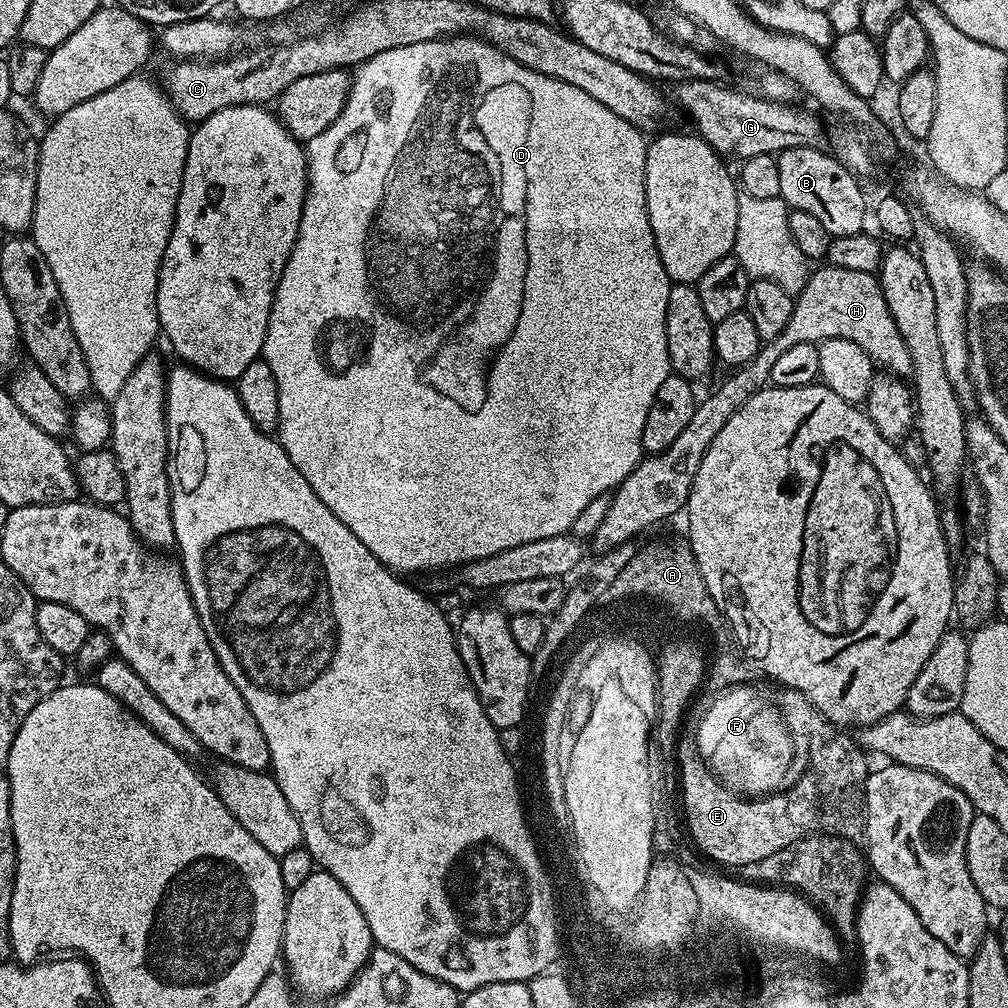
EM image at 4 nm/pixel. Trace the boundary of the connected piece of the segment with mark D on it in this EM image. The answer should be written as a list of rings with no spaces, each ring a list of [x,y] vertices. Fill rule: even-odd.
[[[465,34],[465,35],[463,35],[463,36],[449,36],[449,37],[447,37],[447,38],[445,38],[445,39],[442,39],[442,40],[431,40],[431,41],[430,41],[430,42],[414,42],[414,46],[398,46],[398,47],[397,47],[397,48],[395,48],[395,49],[394,49],[394,50],[386,50],[386,51],[385,51],[385,52],[383,52],[383,53],[382,53],[382,54],[374,54],[374,58],[370,58],[370,59],[369,59],[369,60],[367,60],[367,61],[366,61],[366,63],[365,63],[365,64],[362,64],[362,65],[359,65],[359,67],[357,67],[357,68],[356,68],[356,69],[355,69],[355,71],[353,71],[353,72],[352,72],[352,73],[351,73],[351,77],[352,77],[352,85],[351,85],[351,86],[350,86],[350,90],[349,90],[349,91],[348,91],[348,97],[347,97],[347,98],[346,98],[346,106],[345,106],[345,107],[344,107],[344,109],[343,109],[343,110],[342,110],[342,114],[338,114],[338,118],[337,118],[337,119],[336,119],[336,120],[335,120],[335,121],[334,121],[334,122],[333,122],[333,124],[332,124],[332,125],[330,125],[330,127],[329,127],[329,128],[327,128],[327,129],[326,129],[326,130],[322,130],[322,134],[318,134],[318,138],[314,138],[314,139],[313,139],[313,140],[309,140],[309,141],[307,141],[307,144],[306,144],[306,155],[307,155],[307,158],[308,158],[308,190],[307,190],[307,192],[305,192],[305,193],[304,193],[304,209],[303,209],[303,210],[302,210],[302,218],[301,218],[301,219],[300,219],[300,225],[299,225],[299,226],[298,226],[298,238],[297,238],[297,239],[296,239],[296,241],[295,241],[295,242],[294,242],[294,250],[293,250],[293,251],[292,251],[292,253],[291,253],[291,254],[290,254],[290,258],[289,258],[289,259],[288,259],[288,261],[287,261],[287,262],[286,262],[286,266],[285,266],[285,267],[284,267],[284,269],[283,269],[283,270],[282,270],[282,278],[281,278],[281,279],[280,279],[280,281],[279,281],[279,282],[278,282],[278,286],[277,286],[277,287],[276,287],[276,293],[275,293],[275,294],[274,294],[274,302],[273,302],[273,303],[272,303],[272,309],[271,309],[271,310],[270,310],[270,322],[269,322],[269,323],[268,323],[268,325],[267,325],[267,326],[266,326],[266,338],[265,338],[265,339],[264,339],[264,351],[263,351],[263,353],[262,353],[262,359],[263,359],[263,360],[264,360],[264,361],[265,361],[265,362],[266,362],[266,366],[270,366],[270,370],[271,370],[271,371],[272,371],[272,372],[273,372],[273,373],[274,373],[274,382],[278,382],[278,414],[279,414],[279,415],[280,415],[280,427],[279,427],[279,429],[278,429],[278,439],[279,439],[279,441],[280,441],[280,445],[282,445],[282,446],[283,446],[283,448],[284,448],[284,449],[285,449],[285,450],[286,450],[286,454],[287,454],[287,455],[288,455],[288,457],[289,457],[289,458],[290,458],[290,462],[294,462],[294,466],[295,466],[295,467],[296,467],[296,469],[297,469],[297,470],[298,470],[298,474],[302,474],[302,478],[306,478],[306,482],[310,482],[310,490],[314,490],[314,494],[318,494],[318,498],[322,498],[322,502],[326,502],[326,506],[330,506],[330,510],[334,510],[334,514],[335,514],[335,515],[336,515],[336,517],[338,517],[338,519],[339,519],[339,520],[341,520],[341,521],[342,521],[342,522],[346,522],[346,526],[347,526],[347,527],[348,527],[348,529],[349,529],[349,530],[350,530],[350,531],[352,531],[352,533],[353,533],[353,534],[354,534],[354,538],[358,538],[358,542],[362,542],[362,546],[366,546],[366,550],[370,550],[370,554],[374,554],[374,558],[378,558],[378,559],[379,559],[379,560],[381,560],[381,562],[382,562],[382,563],[384,563],[384,564],[385,564],[385,566],[386,566],[386,567],[388,567],[388,568],[389,568],[389,570],[391,570],[391,571],[393,571],[393,572],[395,572],[395,573],[397,573],[397,574],[408,574],[408,573],[404,573],[404,572],[424,572],[424,573],[423,573],[423,574],[428,574],[428,573],[431,573],[431,572],[432,572],[432,571],[433,571],[433,570],[452,570],[452,569],[455,569],[455,568],[456,568],[456,567],[457,567],[457,566],[459,566],[459,565],[461,565],[461,564],[469,564],[469,563],[470,563],[470,562],[474,562],[474,561],[475,561],[475,560],[477,560],[477,559],[478,559],[478,558],[490,558],[490,554],[498,554],[498,553],[499,553],[499,552],[501,552],[501,551],[502,551],[502,550],[510,550],[510,546],[522,546],[522,542],[538,542],[538,538],[554,538],[554,537],[555,537],[555,536],[563,536],[563,535],[565,535],[565,533],[567,533],[567,532],[568,532],[568,531],[569,531],[569,529],[571,529],[571,526],[572,526],[572,523],[573,523],[573,522],[574,522],[574,518],[578,518],[578,514],[582,514],[582,509],[583,509],[583,508],[584,508],[584,507],[586,507],[586,505],[587,505],[587,504],[589,504],[589,502],[594,502],[594,498],[598,498],[598,497],[599,497],[599,496],[603,496],[603,495],[605,495],[605,494],[608,494],[608,493],[611,493],[611,492],[612,492],[612,491],[613,491],[613,490],[614,490],[614,489],[615,489],[615,488],[617,488],[617,487],[618,487],[618,485],[620,485],[620,483],[622,483],[622,482],[623,482],[623,480],[624,480],[624,479],[625,479],[625,478],[626,478],[626,477],[627,477],[627,476],[628,476],[628,475],[630,475],[630,473],[632,473],[632,472],[633,472],[633,471],[634,471],[634,469],[635,469],[635,468],[637,468],[637,467],[638,467],[638,466],[639,466],[639,464],[640,464],[640,462],[641,462],[641,459],[642,459],[642,445],[641,445],[641,443],[640,443],[640,430],[641,430],[641,429],[642,429],[642,428],[644,428],[644,427],[645,427],[645,426],[646,426],[646,414],[647,414],[647,413],[648,413],[648,412],[647,412],[647,410],[646,410],[646,409],[645,409],[645,408],[632,408],[632,364],[624,364],[624,342],[626,342],[626,344],[668,344],[668,339],[667,339],[667,338],[666,338],[666,310],[667,310],[667,309],[668,309],[668,299],[669,299],[669,298],[670,298],[670,290],[671,290],[671,289],[672,289],[672,286],[673,286],[673,282],[672,282],[672,280],[671,280],[671,279],[670,279],[670,278],[669,278],[669,277],[668,277],[668,276],[667,276],[667,274],[666,274],[666,269],[665,269],[665,267],[664,267],[664,266],[662,266],[662,259],[661,259],[661,258],[660,258],[660,257],[659,257],[659,252],[658,252],[658,246],[657,246],[657,245],[656,245],[656,242],[655,242],[655,236],[654,236],[654,234],[653,234],[653,233],[652,233],[652,232],[651,232],[651,226],[650,226],[650,218],[649,218],[649,217],[648,217],[648,214],[647,214],[647,200],[646,200],[646,182],[645,182],[645,181],[644,181],[644,175],[645,175],[645,174],[646,174],[646,158],[647,158],[647,150],[648,150],[648,146],[649,146],[649,141],[648,141],[648,140],[647,140],[647,139],[646,139],[646,136],[645,136],[645,133],[643,133],[643,132],[641,132],[641,131],[640,131],[640,129],[639,129],[639,128],[635,128],[635,126],[633,126],[633,125],[632,125],[632,124],[631,124],[631,123],[630,123],[630,122],[626,122],[626,118],[618,118],[618,114],[614,114],[614,110],[606,110],[606,106],[602,106],[602,102],[598,102],[598,98],[590,98],[590,94],[586,94],[586,90],[578,90],[578,86],[570,86],[570,82],[562,82],[562,81],[561,81],[561,80],[559,80],[559,79],[558,79],[558,78],[550,78],[550,77],[549,77],[549,76],[547,76],[547,75],[546,75],[546,74],[542,74],[542,73],[541,73],[541,72],[536,72],[536,71],[534,71],[534,69],[533,69],[533,68],[525,68],[525,67],[524,67],[524,65],[523,65],[523,64],[520,64],[520,63],[518,63],[518,61],[516,61],[516,60],[511,60],[511,58],[509,58],[509,56],[505,56],[505,55],[504,55],[504,53],[503,53],[503,52],[499,52],[499,50],[498,50],[498,49],[497,49],[497,48],[496,48],[496,47],[495,47],[495,46],[494,46],[494,45],[493,45],[493,44],[489,44],[489,43],[488,43],[488,41],[487,41],[487,40],[481,40],[481,39],[480,39],[480,37],[479,37],[479,36],[469,36],[469,35],[467,35],[467,34]],[[568,340],[576,340],[576,344],[572,344],[572,352],[576,352],[576,356],[568,356]],[[552,360],[556,360],[556,364],[560,364],[560,360],[564,360],[564,372],[560,372],[560,368],[552,368]]]

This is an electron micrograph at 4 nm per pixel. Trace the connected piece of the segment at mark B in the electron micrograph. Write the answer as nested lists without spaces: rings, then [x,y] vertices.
[[[791,148],[776,156],[782,190],[779,197],[788,203],[789,209],[806,210],[826,226],[833,236],[853,236],[864,232],[864,219],[869,219],[870,204],[864,201],[857,177],[835,155],[824,148]]]

